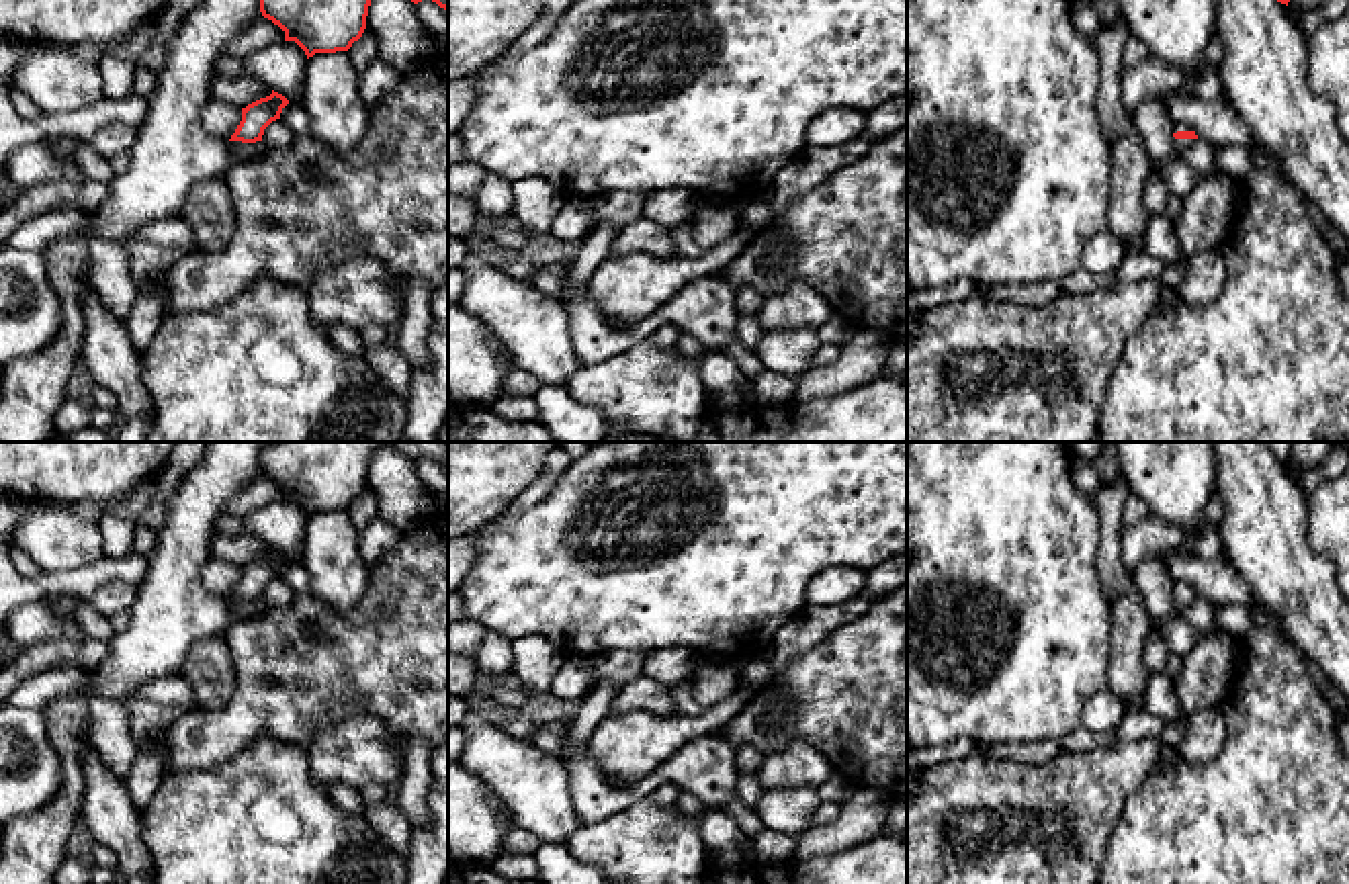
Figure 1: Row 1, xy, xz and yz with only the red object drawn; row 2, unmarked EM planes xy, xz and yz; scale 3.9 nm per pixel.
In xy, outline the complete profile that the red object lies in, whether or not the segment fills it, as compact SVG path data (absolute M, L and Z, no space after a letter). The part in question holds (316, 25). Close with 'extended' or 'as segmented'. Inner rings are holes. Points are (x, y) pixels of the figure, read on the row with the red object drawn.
M260 0L260 12L309 57L348 51L366 29L371 0Z | as segmented

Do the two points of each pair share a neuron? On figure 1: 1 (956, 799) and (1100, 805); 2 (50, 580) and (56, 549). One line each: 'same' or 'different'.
1: same
2: different

